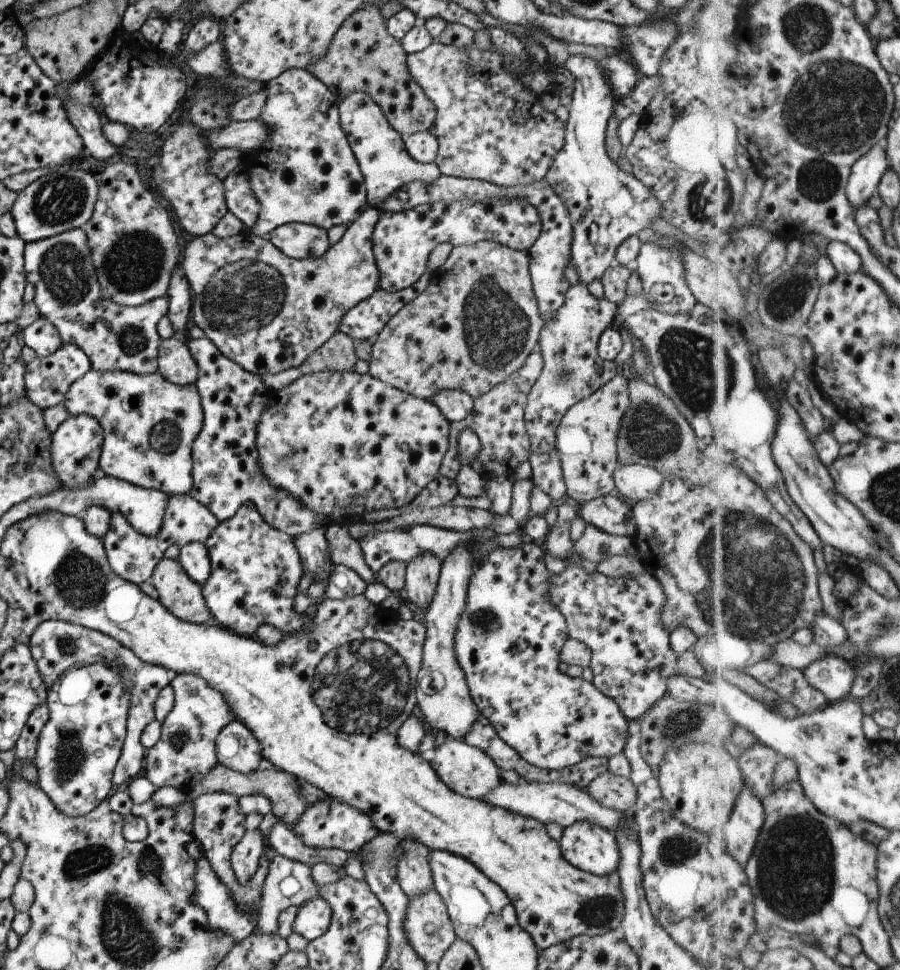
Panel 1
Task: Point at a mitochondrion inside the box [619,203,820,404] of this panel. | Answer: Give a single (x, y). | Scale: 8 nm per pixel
(785, 302)

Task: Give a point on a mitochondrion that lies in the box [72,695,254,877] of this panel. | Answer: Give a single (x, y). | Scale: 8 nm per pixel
(180, 736)

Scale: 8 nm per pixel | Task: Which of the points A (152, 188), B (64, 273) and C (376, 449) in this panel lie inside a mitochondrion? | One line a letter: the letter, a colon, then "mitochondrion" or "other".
A: other
B: mitochondrion
C: other

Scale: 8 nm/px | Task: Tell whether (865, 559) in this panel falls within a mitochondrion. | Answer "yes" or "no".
no

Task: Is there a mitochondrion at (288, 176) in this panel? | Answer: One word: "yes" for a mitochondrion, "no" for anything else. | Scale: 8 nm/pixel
no

